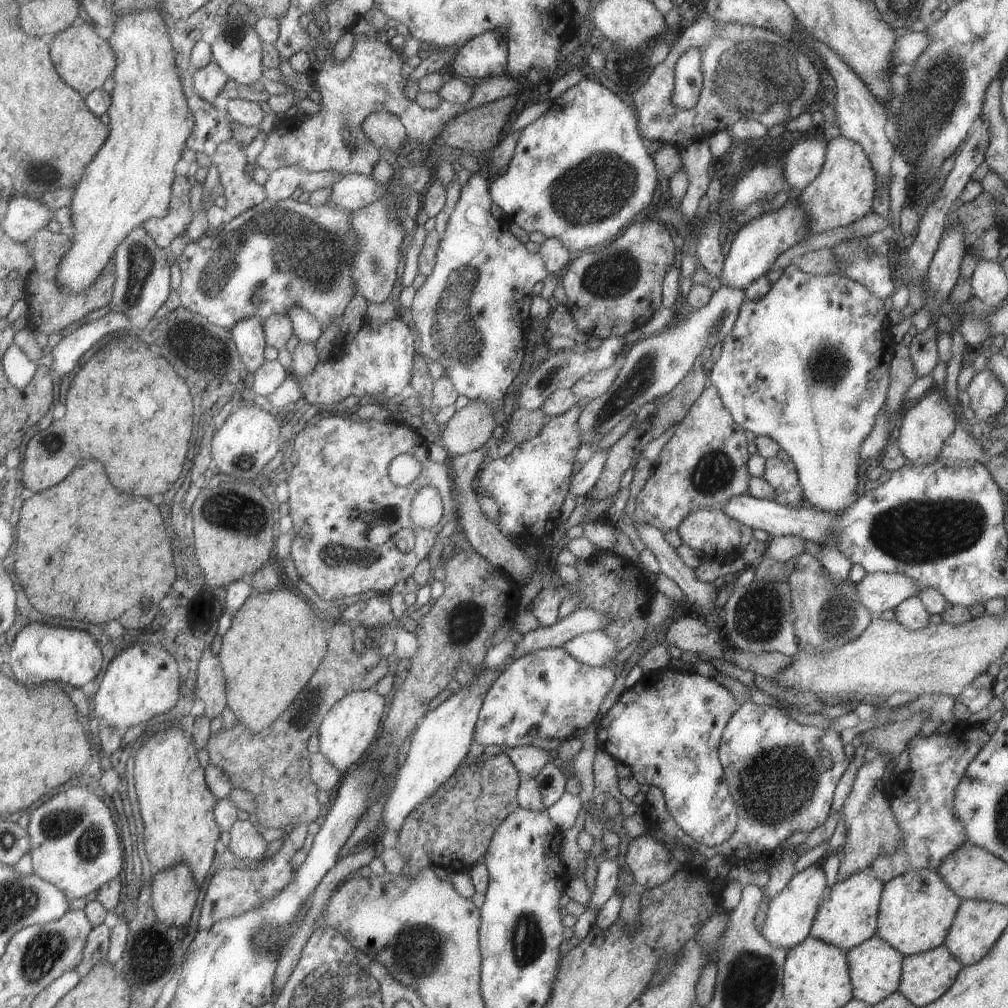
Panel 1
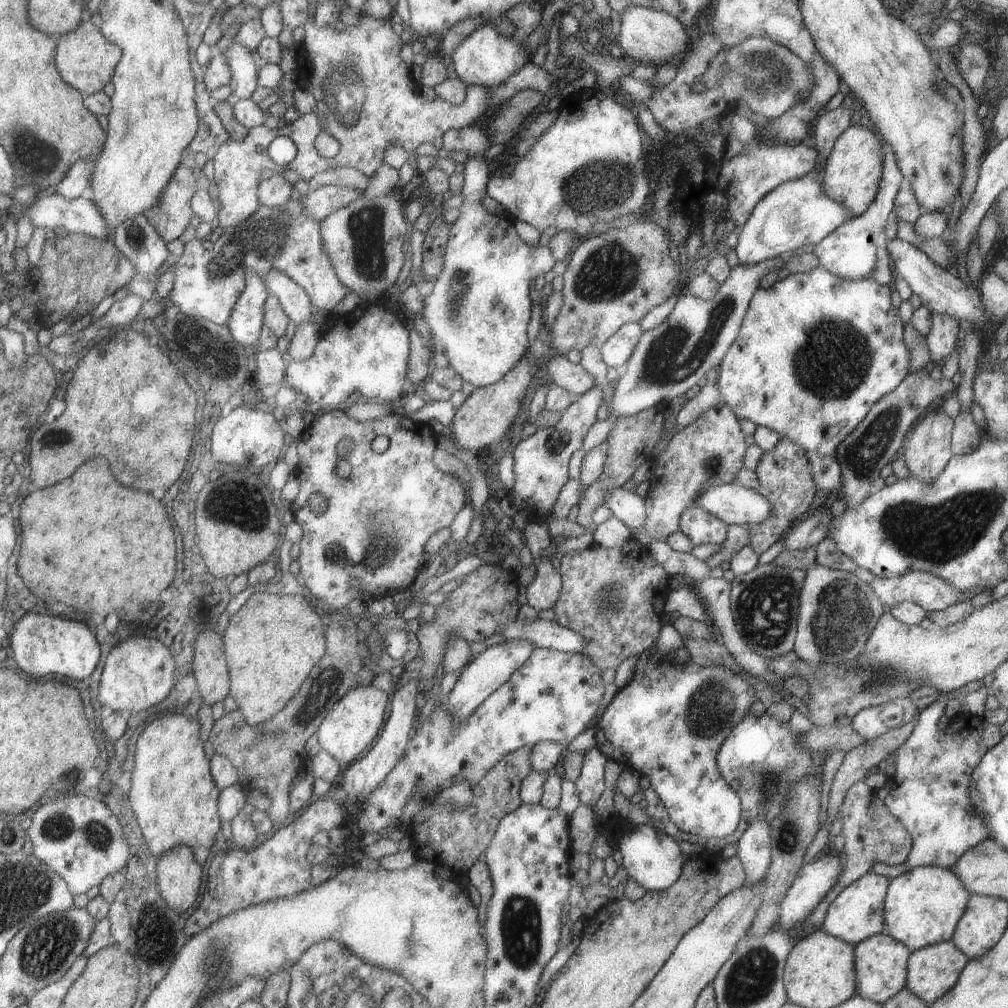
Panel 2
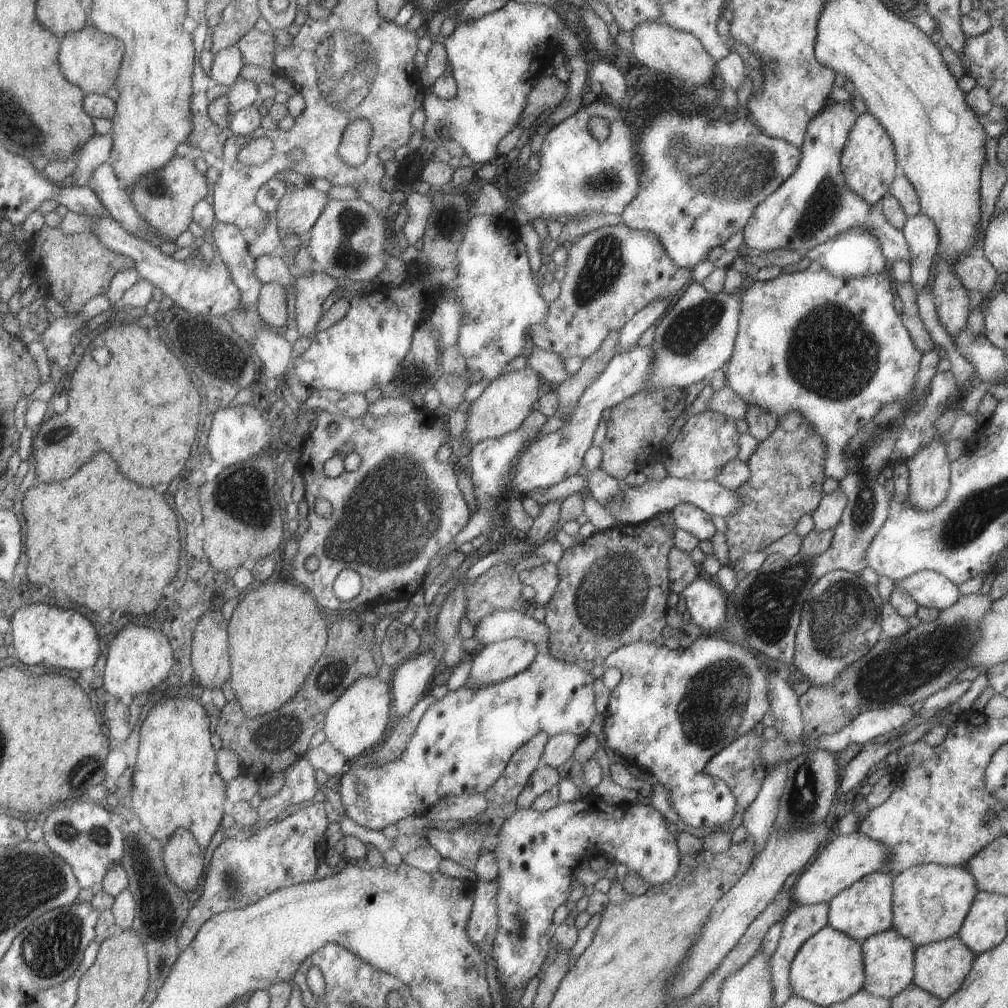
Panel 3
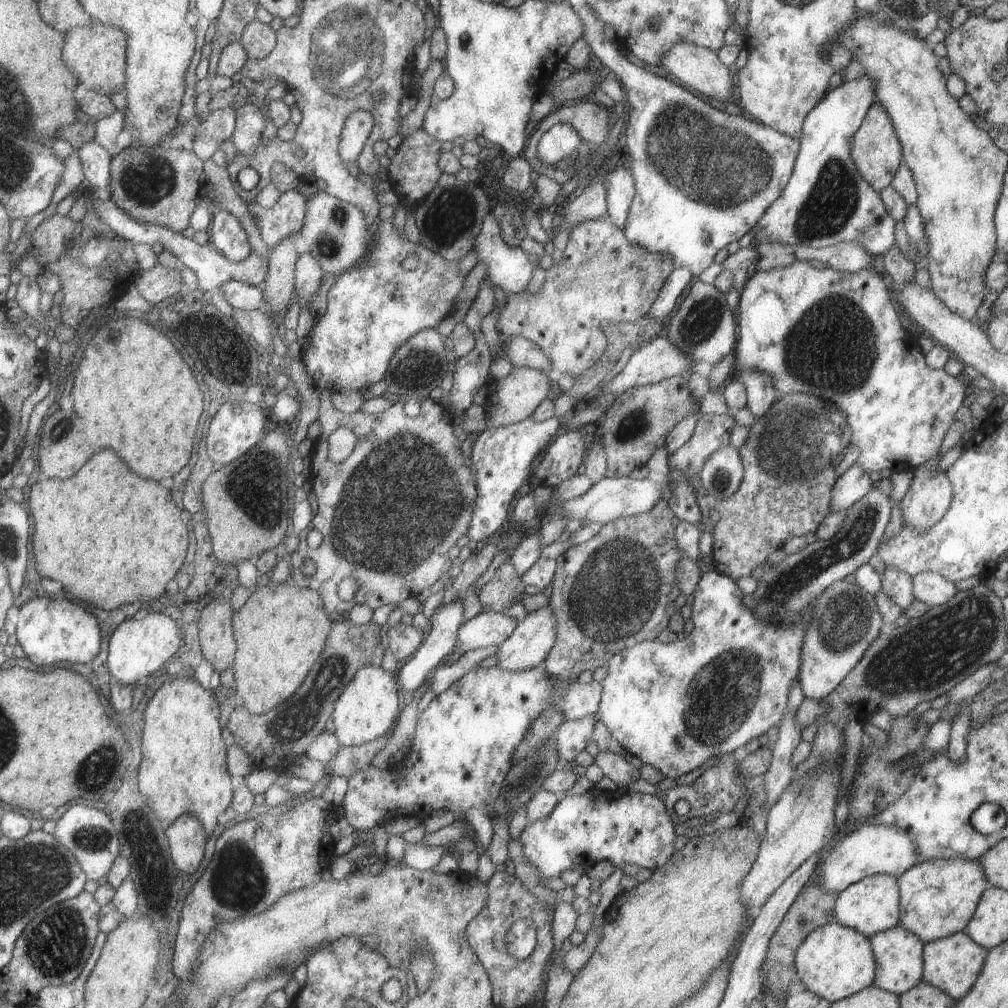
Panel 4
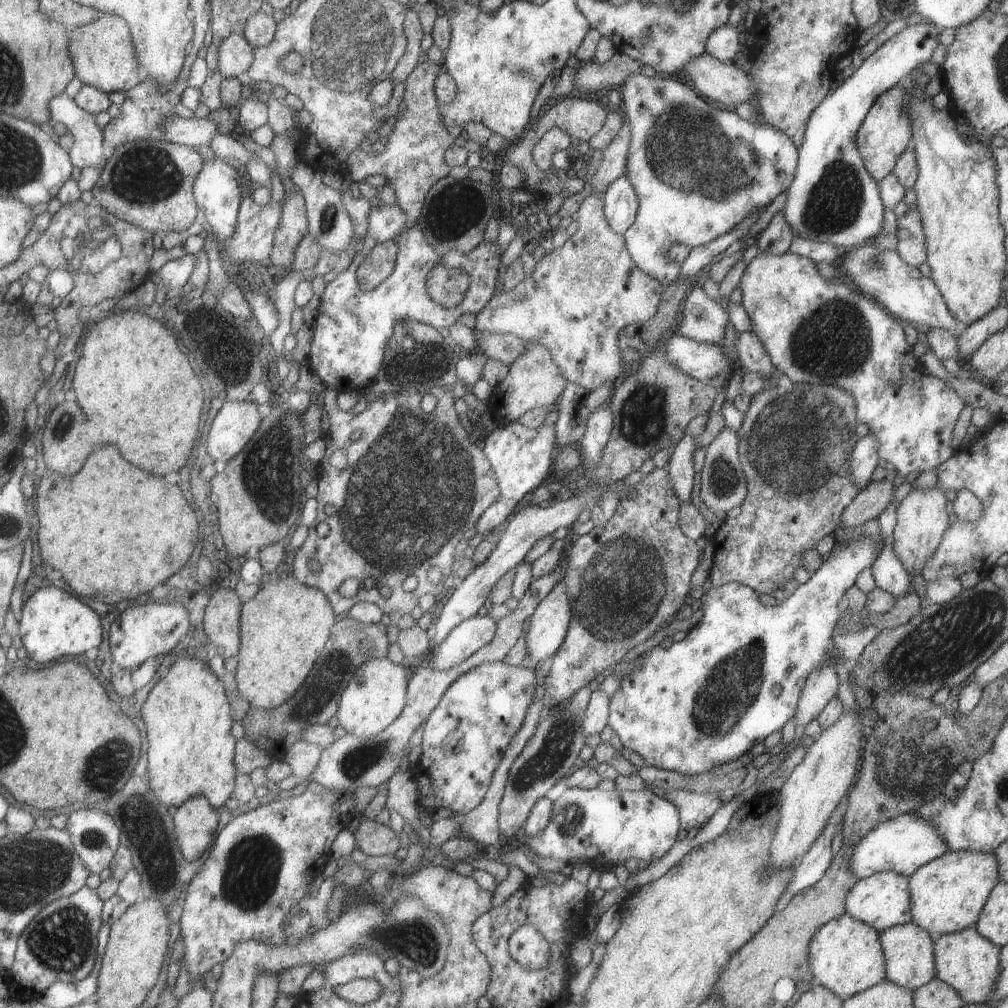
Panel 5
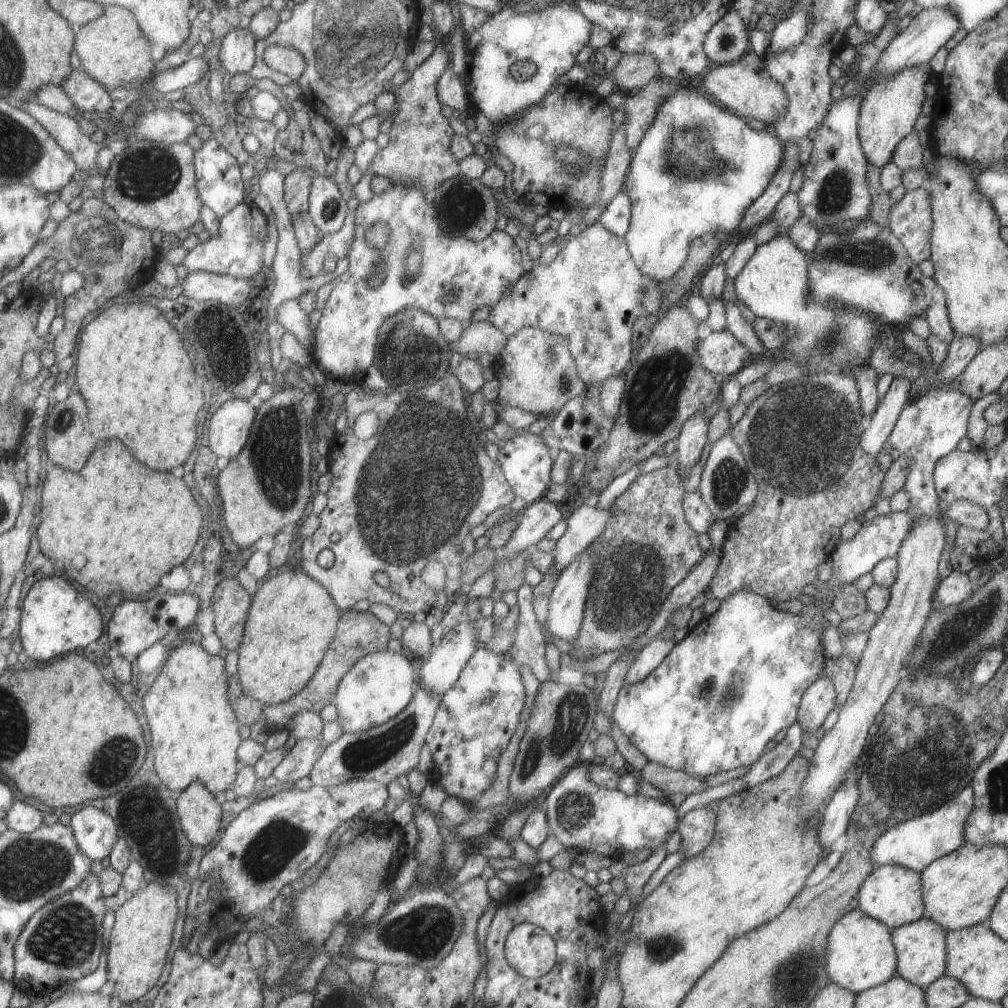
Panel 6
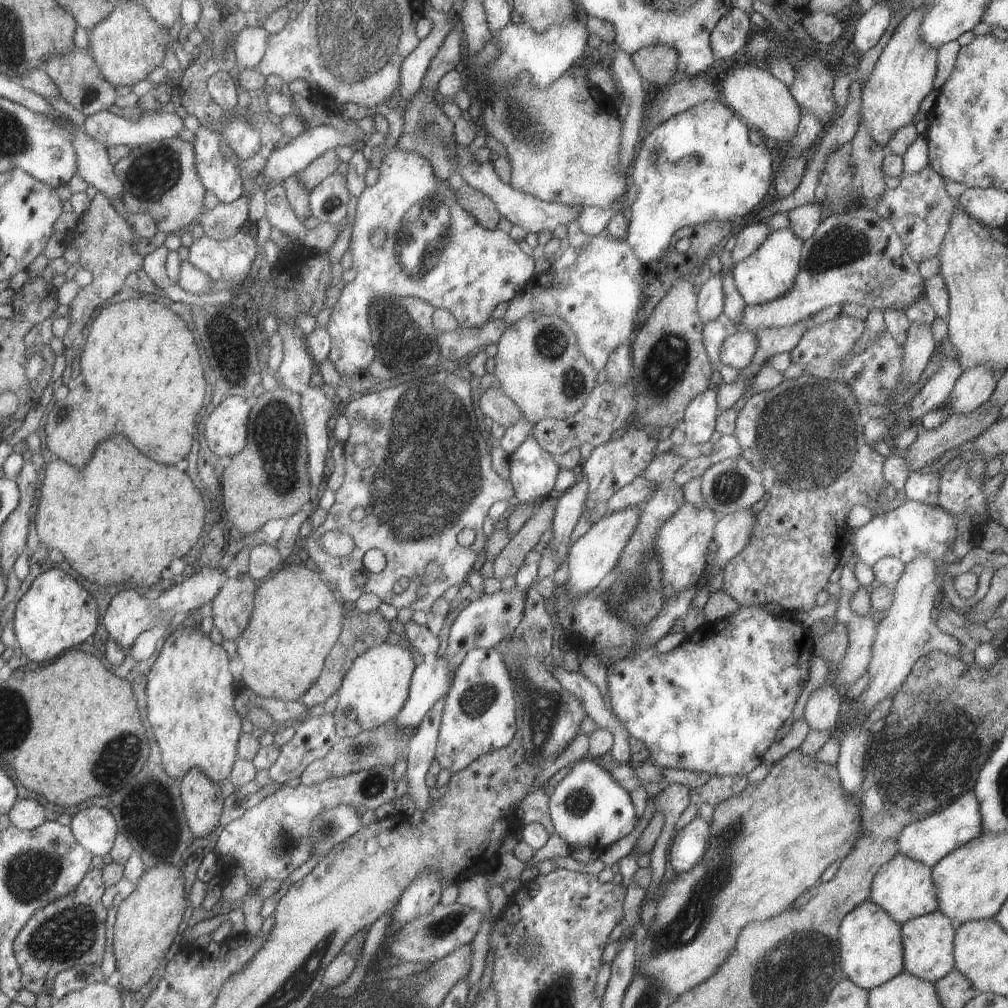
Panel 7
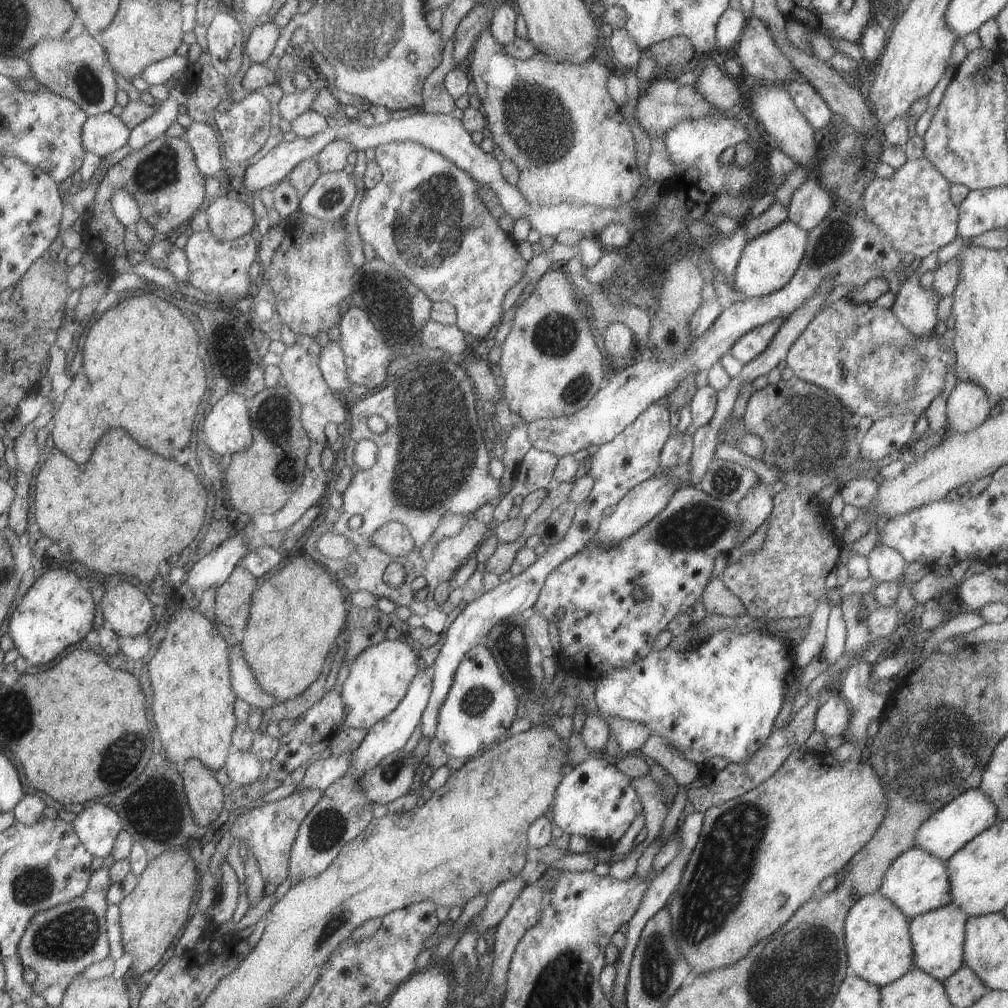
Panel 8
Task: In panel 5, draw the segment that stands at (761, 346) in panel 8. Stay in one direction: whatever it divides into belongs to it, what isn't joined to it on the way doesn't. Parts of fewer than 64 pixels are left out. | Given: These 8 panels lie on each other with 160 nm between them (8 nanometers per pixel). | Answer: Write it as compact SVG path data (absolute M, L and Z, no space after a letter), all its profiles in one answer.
M674 332L668 335L664 353L681 372L702 382L729 368L733 359L727 358L720 345L697 342Z

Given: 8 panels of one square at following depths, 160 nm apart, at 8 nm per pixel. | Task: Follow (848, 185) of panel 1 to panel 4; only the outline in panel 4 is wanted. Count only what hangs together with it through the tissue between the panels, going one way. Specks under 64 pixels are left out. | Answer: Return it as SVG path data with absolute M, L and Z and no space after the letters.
M873 101L865 113L863 122L855 132L851 147L851 158L859 174L878 193L890 184L899 162L902 159L902 146L899 144L891 119L882 104Z

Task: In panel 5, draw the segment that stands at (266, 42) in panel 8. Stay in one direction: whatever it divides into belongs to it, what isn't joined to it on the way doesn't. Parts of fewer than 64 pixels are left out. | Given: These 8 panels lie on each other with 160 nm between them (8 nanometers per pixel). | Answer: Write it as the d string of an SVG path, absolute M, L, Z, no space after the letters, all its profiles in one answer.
M232 32L219 43L219 72L223 78L235 78L251 66L253 47L242 33Z

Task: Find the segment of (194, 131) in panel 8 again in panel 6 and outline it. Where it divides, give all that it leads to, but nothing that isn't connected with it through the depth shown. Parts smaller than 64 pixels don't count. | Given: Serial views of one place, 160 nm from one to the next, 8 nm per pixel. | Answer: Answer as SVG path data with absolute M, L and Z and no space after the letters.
M215 137L203 141L201 147L194 151L194 176L199 196L203 204L208 206L218 219L245 198L247 184L239 175L239 166L238 158L227 153Z

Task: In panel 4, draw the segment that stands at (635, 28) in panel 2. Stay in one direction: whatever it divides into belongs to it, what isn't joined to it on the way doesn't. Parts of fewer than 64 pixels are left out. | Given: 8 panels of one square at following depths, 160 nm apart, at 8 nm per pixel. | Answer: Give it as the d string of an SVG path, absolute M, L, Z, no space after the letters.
M680 41L665 48L661 55L663 55L661 66L664 66L672 78L677 78L684 87L687 86L702 98L709 96L712 100L721 102L729 98L736 101L734 70L727 68L712 50Z

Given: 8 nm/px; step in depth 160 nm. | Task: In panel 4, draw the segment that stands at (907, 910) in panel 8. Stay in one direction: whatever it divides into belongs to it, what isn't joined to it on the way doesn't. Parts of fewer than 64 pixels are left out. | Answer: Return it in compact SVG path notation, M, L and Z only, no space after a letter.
M877 873L862 878L859 882L850 884L847 888L838 892L833 907L834 920L843 926L854 928L857 932L869 938L876 932L900 924L899 899L900 892L896 877L885 873Z

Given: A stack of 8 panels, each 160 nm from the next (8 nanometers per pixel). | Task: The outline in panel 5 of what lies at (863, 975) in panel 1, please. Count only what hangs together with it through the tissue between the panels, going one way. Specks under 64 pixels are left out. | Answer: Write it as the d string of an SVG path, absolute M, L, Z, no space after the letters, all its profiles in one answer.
M913 921L878 933L885 963L885 978L897 986L914 991L936 976L934 938Z

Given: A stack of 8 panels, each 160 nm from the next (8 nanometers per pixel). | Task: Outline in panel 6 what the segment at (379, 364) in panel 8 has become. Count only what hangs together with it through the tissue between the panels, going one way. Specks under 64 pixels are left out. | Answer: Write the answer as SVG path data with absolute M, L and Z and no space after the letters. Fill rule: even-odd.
M390 181L383 192L374 194L367 201L359 201L353 213L354 239L346 254L348 267L339 277L329 280L333 289L321 310L312 346L313 361L323 366L323 373L327 378L345 380L352 384L359 382L364 370L373 362L377 329L390 314L405 307L419 307L437 320L449 317L465 324L477 308L492 307L503 298L524 273L520 250L514 237L509 236L505 230L497 229L480 241L472 241L461 235L448 235L438 224L435 204L425 198L417 185ZM373 222L385 222L391 228L387 244L381 250L367 246L366 240L363 240L363 230ZM379 260L383 263L382 281L376 286L369 286L366 279L375 271ZM447 295L453 295L453 301L447 301Z

